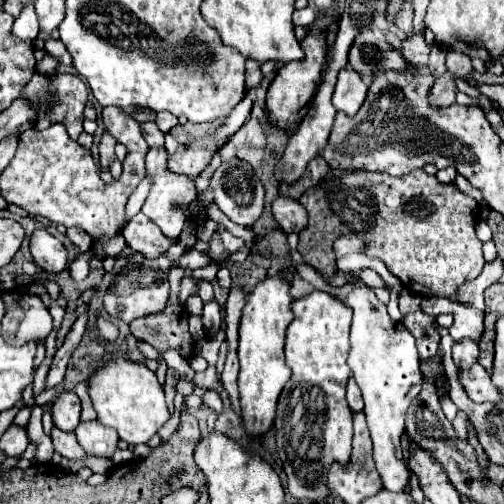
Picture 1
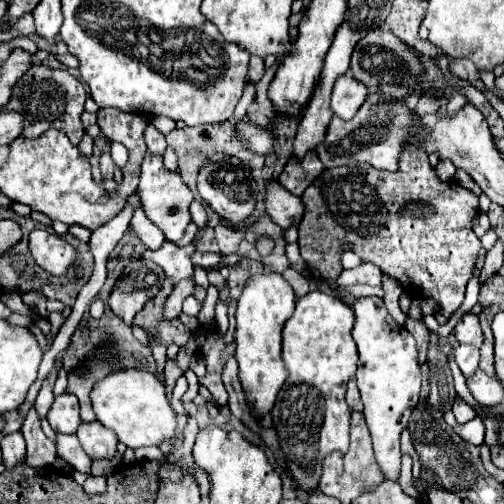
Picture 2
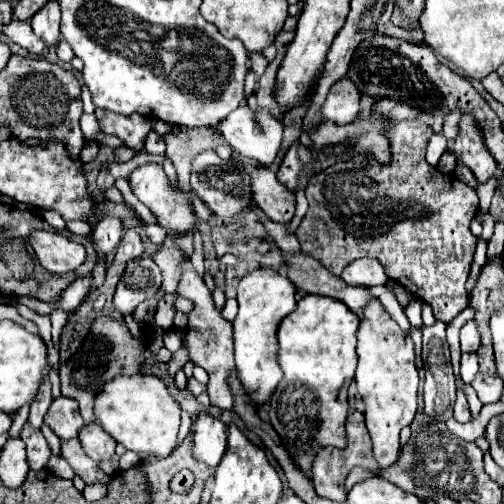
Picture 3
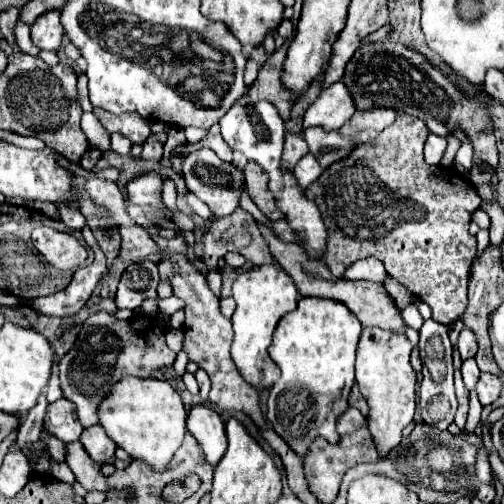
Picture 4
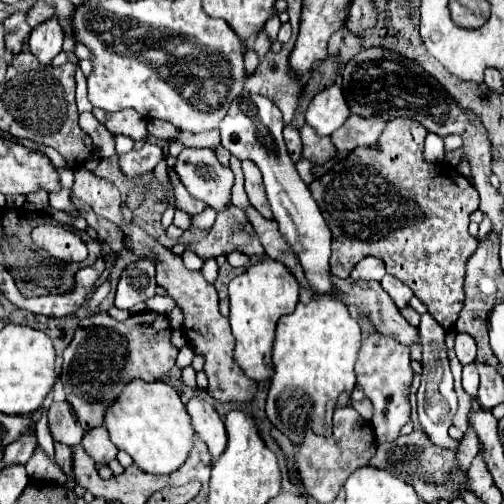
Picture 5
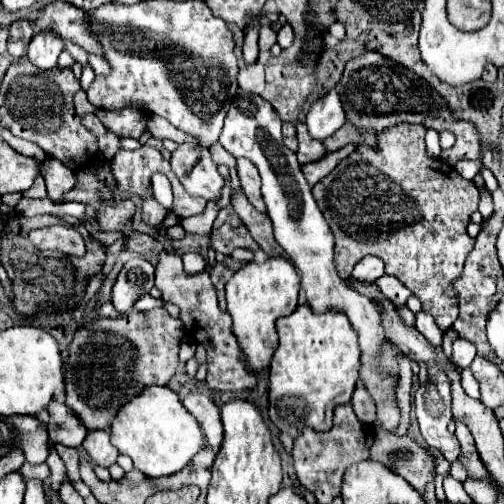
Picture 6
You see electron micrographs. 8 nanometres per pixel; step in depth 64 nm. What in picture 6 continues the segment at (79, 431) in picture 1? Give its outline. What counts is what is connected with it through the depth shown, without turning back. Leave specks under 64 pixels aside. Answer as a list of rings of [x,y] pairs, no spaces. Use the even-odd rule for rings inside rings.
[[[108,430],[88,432],[82,448],[86,450],[86,454],[90,456],[90,460],[94,464],[104,466],[104,468],[110,468],[116,462],[116,458],[118,458],[118,450],[112,446]]]

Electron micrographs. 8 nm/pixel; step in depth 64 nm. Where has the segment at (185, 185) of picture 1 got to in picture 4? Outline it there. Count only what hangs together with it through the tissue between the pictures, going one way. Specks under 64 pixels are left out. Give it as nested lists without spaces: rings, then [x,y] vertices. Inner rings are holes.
[[[142,174],[128,182],[128,202],[130,204],[144,204],[152,202],[152,206],[162,208],[164,216],[172,218],[172,210],[162,204],[162,176],[160,174]]]

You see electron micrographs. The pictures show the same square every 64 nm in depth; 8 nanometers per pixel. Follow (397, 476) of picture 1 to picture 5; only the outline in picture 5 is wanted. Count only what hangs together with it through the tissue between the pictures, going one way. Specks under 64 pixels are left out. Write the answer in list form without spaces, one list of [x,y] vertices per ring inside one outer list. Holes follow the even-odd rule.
[[[372,334],[368,340],[362,342],[358,362],[356,362],[356,376],[358,384],[362,386],[364,394],[374,404],[374,416],[370,420],[378,442],[396,440],[400,428],[410,420],[410,402],[406,398],[408,388],[412,384],[412,368],[410,368],[410,350],[408,346],[396,342],[394,338]]]

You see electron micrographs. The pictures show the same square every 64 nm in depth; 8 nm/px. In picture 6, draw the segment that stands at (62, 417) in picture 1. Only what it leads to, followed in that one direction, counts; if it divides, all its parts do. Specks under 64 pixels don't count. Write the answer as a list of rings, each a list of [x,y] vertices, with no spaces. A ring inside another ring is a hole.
[[[54,400],[48,406],[48,412],[50,412],[50,422],[48,422],[50,440],[54,444],[62,444],[62,446],[74,446],[74,448],[82,446],[88,430],[84,428],[84,424],[80,424],[80,420],[72,412],[72,408]]]

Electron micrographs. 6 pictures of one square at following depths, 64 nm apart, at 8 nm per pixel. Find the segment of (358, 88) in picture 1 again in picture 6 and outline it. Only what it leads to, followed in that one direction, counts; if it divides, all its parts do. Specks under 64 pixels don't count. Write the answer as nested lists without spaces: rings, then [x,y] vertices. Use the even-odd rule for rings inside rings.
[[[330,90],[322,100],[314,102],[306,114],[306,126],[314,140],[324,140],[332,136],[340,126],[344,126],[346,114],[336,90]]]

